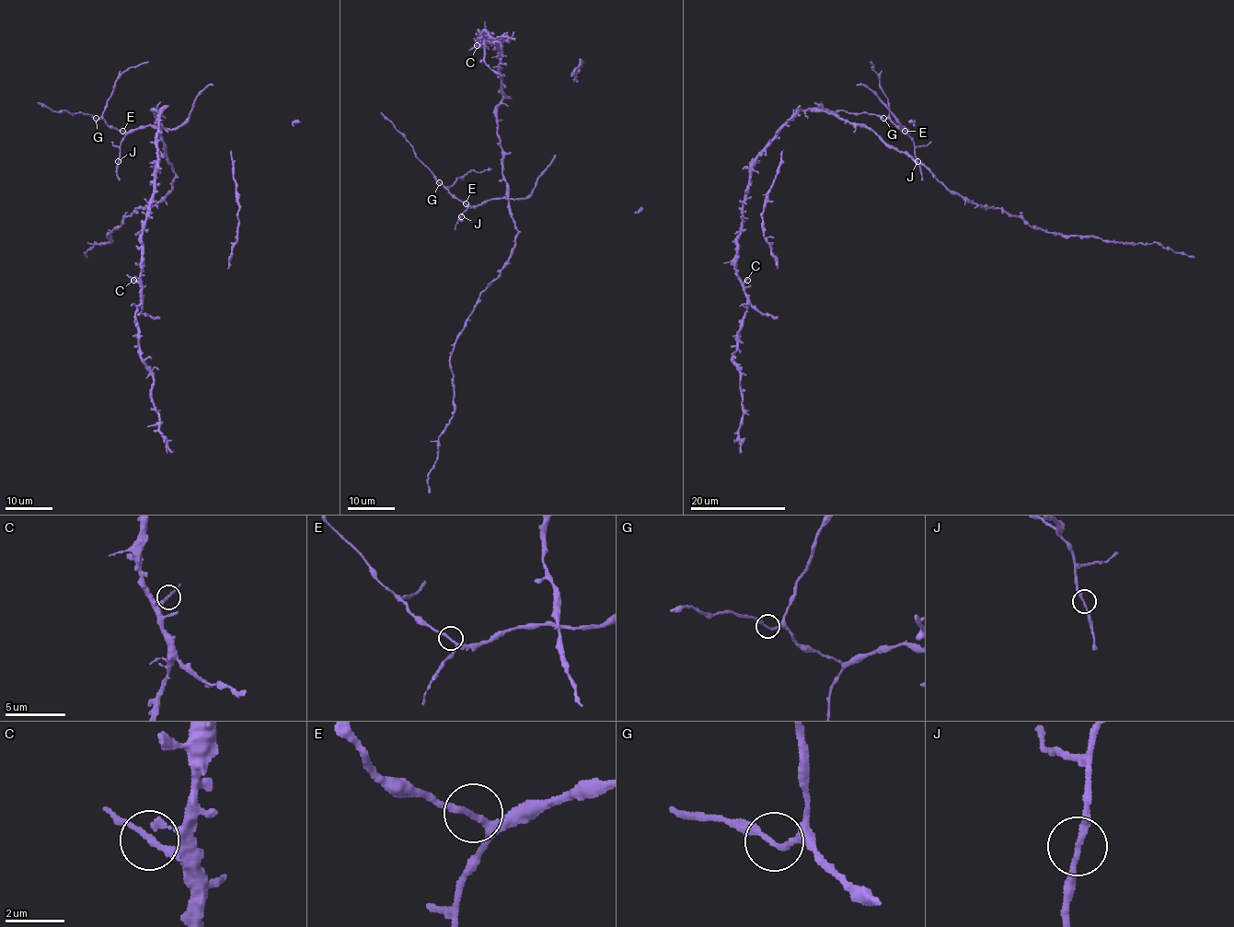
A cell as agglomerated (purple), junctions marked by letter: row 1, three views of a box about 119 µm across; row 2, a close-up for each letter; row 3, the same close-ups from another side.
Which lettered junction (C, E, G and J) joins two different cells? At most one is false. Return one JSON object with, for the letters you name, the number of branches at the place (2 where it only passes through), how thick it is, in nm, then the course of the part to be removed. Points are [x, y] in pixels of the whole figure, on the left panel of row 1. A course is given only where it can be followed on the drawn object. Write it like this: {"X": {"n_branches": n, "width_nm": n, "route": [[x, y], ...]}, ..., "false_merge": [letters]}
{"false_merge": []}

